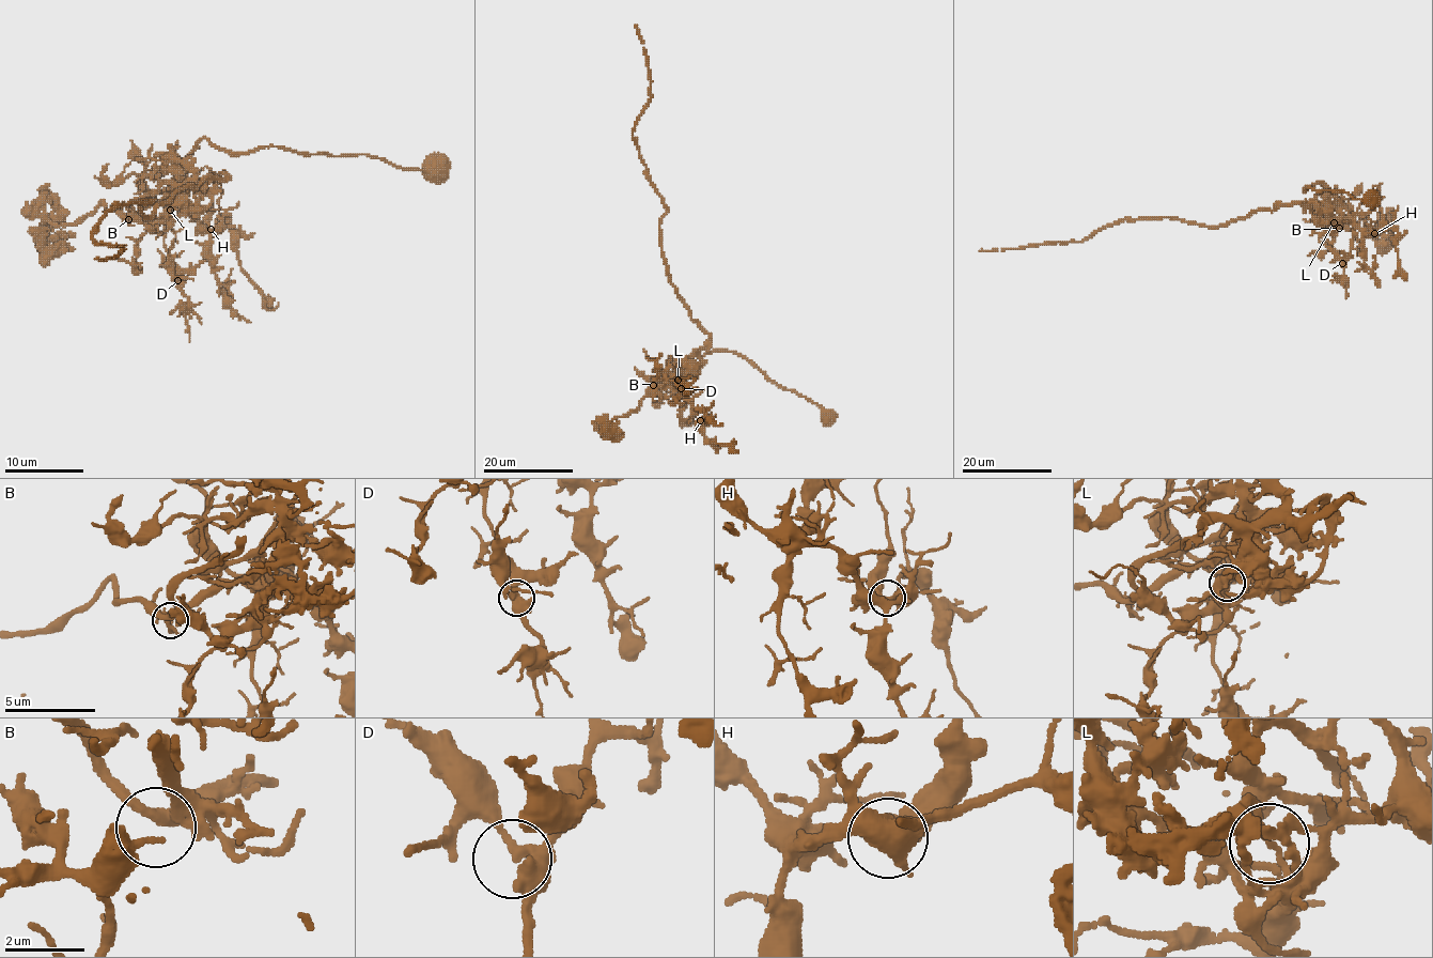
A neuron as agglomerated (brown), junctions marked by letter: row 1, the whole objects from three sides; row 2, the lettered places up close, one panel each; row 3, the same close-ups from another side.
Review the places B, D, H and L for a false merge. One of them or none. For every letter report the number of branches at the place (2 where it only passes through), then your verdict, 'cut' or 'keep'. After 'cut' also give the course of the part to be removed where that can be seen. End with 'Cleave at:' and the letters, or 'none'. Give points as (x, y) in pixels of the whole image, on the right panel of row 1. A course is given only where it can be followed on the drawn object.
B: 3 branches meet; keep
D: 3 branches meet; keep
H: 2 branches meet; keep
L: 2 branches meet; cut; foreign part runs (1333, 222), (1298, 202), (1255, 210), (1217, 227), (1165, 218), (1136, 219), (1117, 221), (1081, 242), (980, 250)
Cleave at: L

